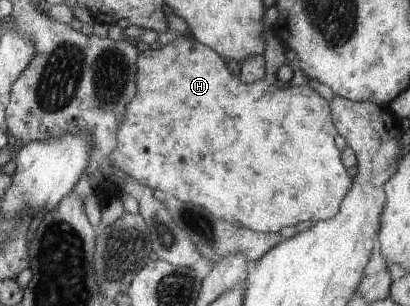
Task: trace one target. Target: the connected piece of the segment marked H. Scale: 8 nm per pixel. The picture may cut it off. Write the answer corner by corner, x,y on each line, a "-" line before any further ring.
176,33
173,40
163,47
145,50
136,56
135,86
134,97
126,106
125,114
116,130
115,148
108,156
110,165
116,171
137,179
138,183
148,186
159,196
171,196
203,207
219,220
260,233
278,233
283,226
293,226
297,222
316,223
337,214
339,203
349,190
352,178
347,176
347,170
340,159
340,150
335,147
336,128
332,123
328,102
307,85
281,86
261,79
251,86
245,86
239,82
238,76
235,78
229,74
229,70
221,62
221,57
214,50
197,42
188,34

